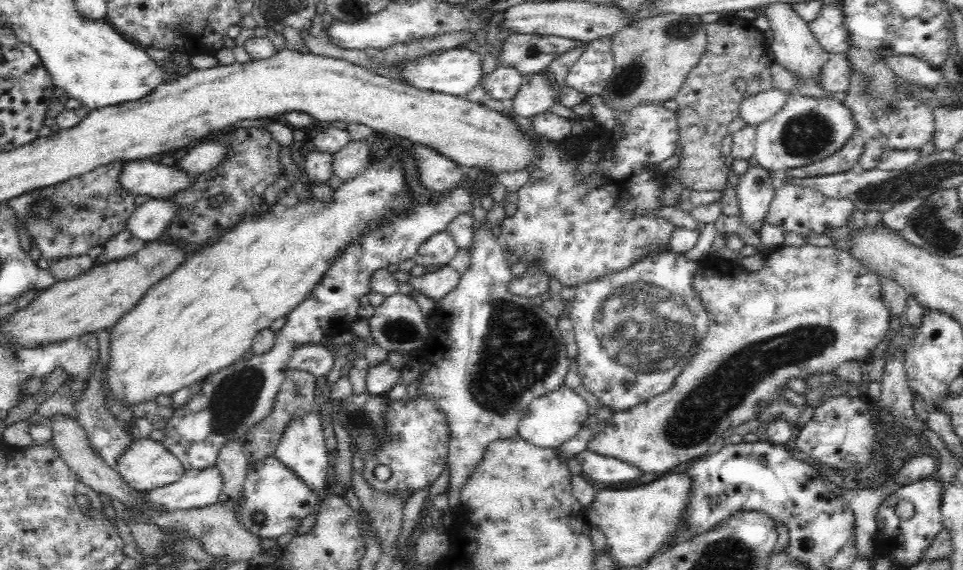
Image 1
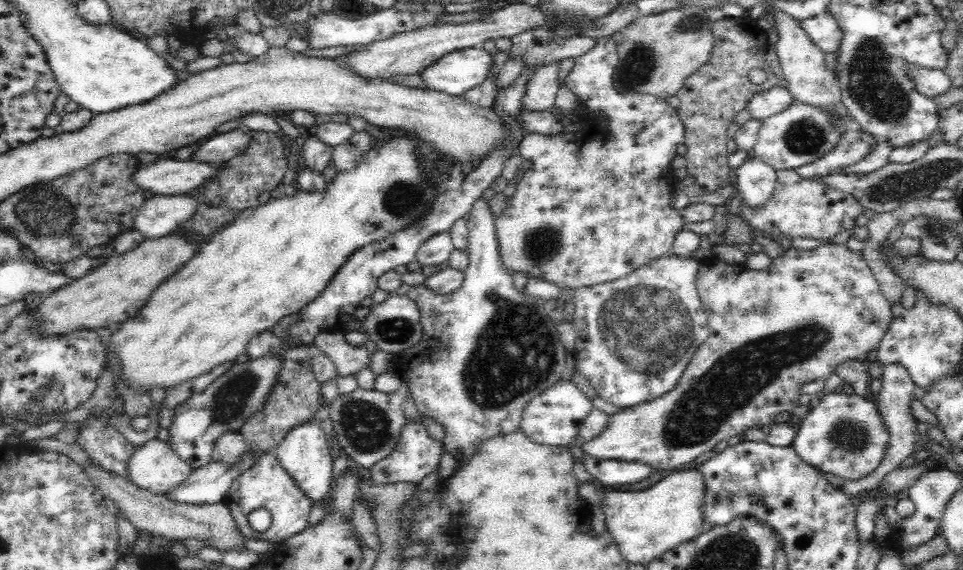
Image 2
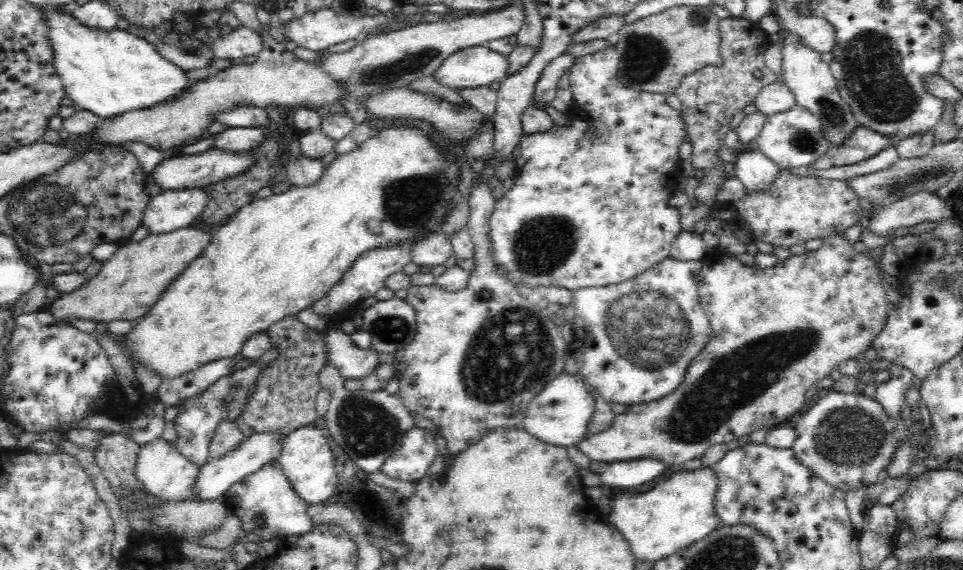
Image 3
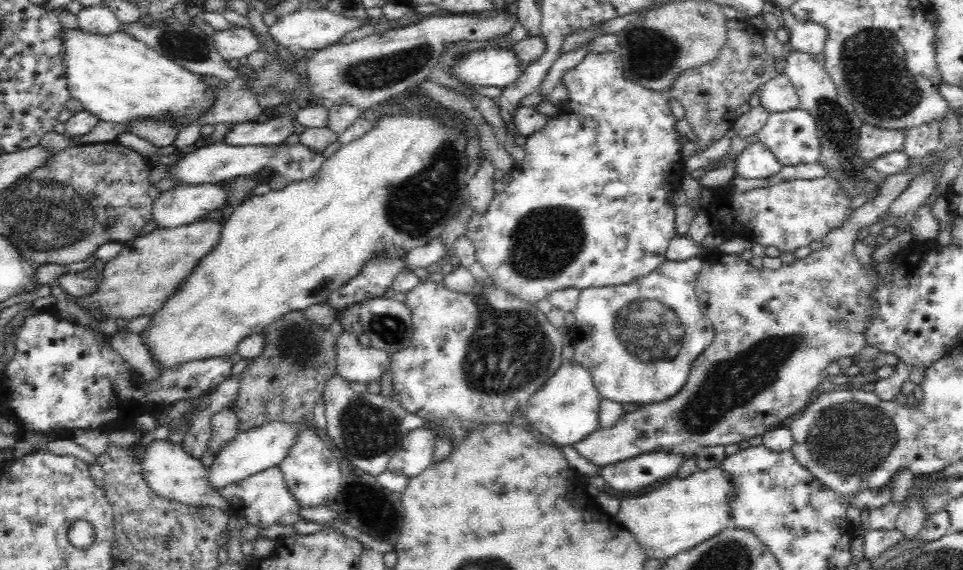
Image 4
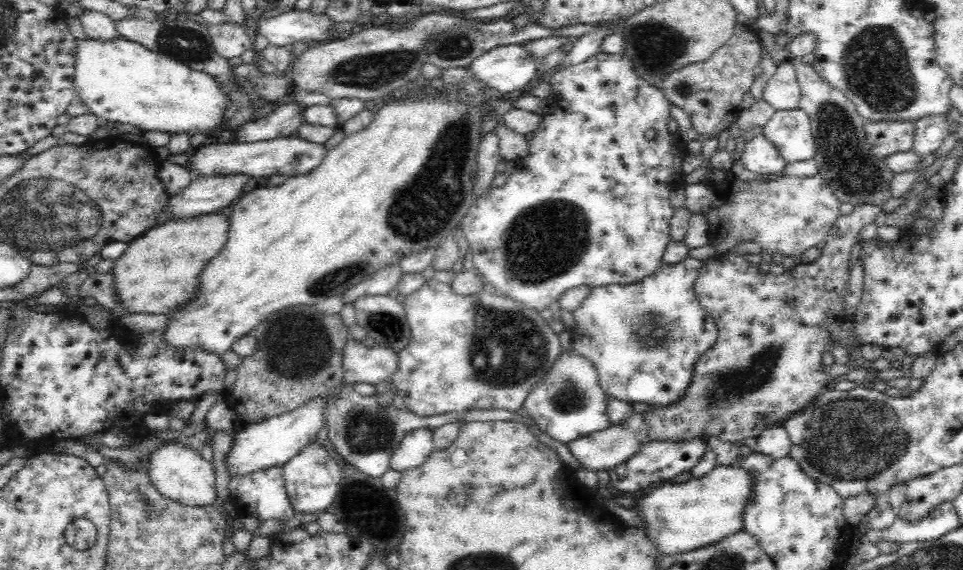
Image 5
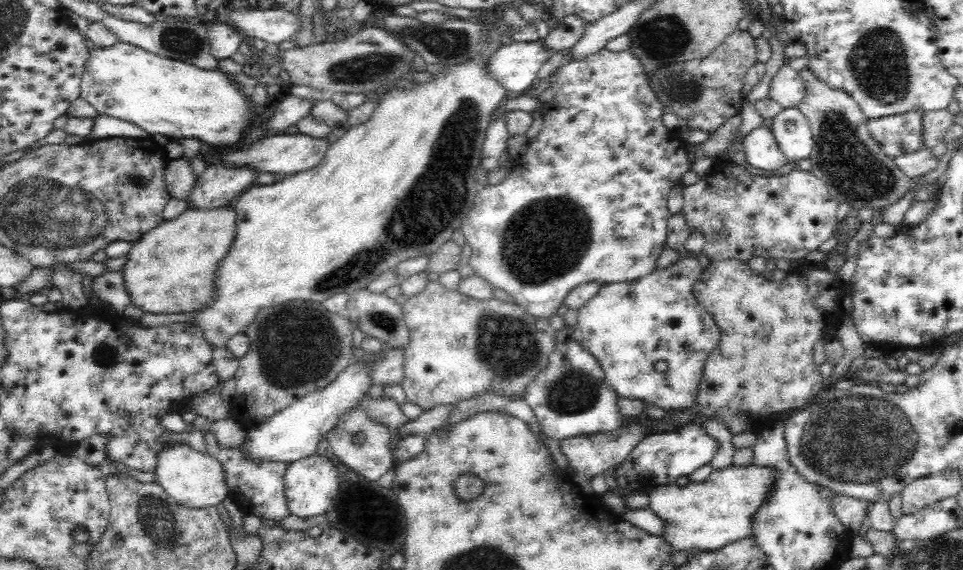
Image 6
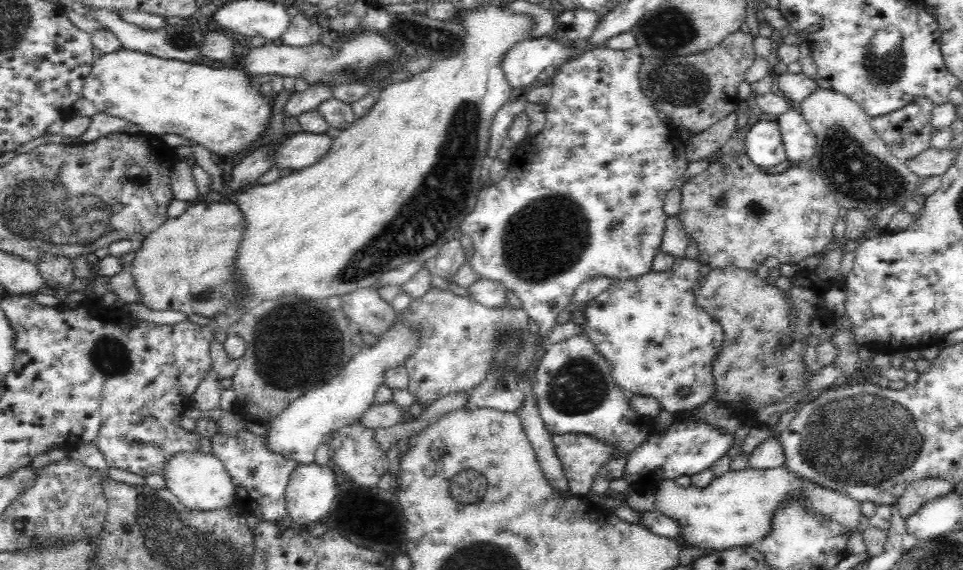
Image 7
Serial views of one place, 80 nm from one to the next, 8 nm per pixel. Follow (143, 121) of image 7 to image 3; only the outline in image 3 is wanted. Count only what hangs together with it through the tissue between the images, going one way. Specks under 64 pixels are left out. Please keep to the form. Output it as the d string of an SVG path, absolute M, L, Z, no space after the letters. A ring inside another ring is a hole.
M60 4L60 6L48 6L48 8L39 8L39 6L33 5L34 8L38 8L41 12L42 9L46 9L46 12L50 12L50 20L54 20L54 44L58 44L58 77L62 81L65 96L74 101L74 105L77 108L84 109L93 112L96 116L102 119L114 119L116 116L121 116L122 112L140 111L142 108L153 108L156 104L165 103L166 100L174 99L174 96L182 95L182 92L188 88L188 80L184 76L184 72L180 70L179 66L176 66L173 62L170 62L167 58L164 58L156 49L152 43L149 43L142 34L136 31L132 31L128 34L128 29L124 26L119 26L116 29L104 30L100 28L88 28L84 26L72 12L64 11L66 4Z

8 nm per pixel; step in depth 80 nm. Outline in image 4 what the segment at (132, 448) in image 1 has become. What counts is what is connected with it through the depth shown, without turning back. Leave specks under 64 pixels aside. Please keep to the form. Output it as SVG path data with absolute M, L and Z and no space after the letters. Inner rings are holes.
M154 439L144 446L139 465L142 467L142 476L150 489L162 498L190 505L191 507L216 507L227 515L233 514L226 499L220 496L209 485L209 469L202 465L197 458L190 456L179 443L172 443L166 439Z

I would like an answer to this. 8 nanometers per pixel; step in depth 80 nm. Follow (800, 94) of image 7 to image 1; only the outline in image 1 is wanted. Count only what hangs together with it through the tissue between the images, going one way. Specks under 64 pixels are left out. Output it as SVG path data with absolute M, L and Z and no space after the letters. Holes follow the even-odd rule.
M770 87L764 92L746 94L739 105L739 116L748 126L756 127L776 114L788 98L788 93Z

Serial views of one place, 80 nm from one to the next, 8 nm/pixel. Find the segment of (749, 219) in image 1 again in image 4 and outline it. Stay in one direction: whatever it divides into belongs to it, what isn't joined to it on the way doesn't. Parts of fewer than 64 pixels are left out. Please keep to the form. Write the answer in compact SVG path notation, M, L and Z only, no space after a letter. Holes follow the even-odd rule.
M750 144L735 160L735 176L745 180L766 180L781 172L781 165L764 145Z

